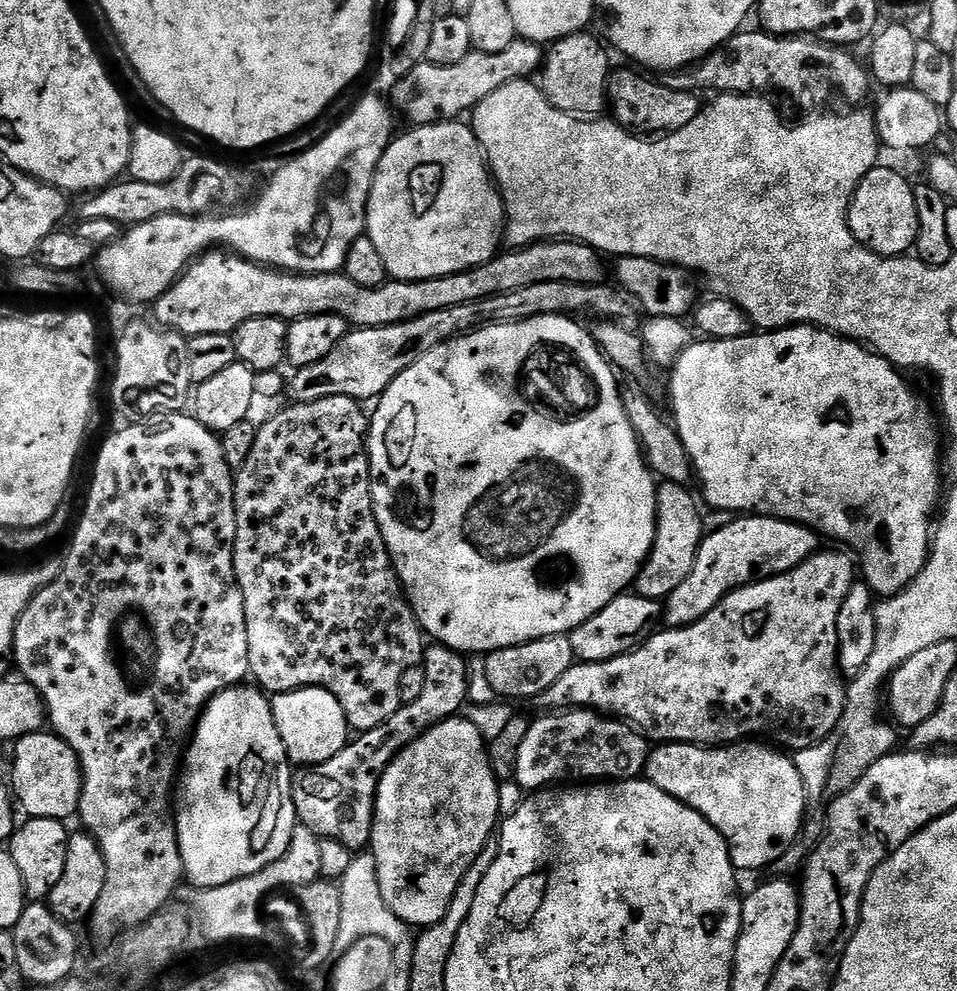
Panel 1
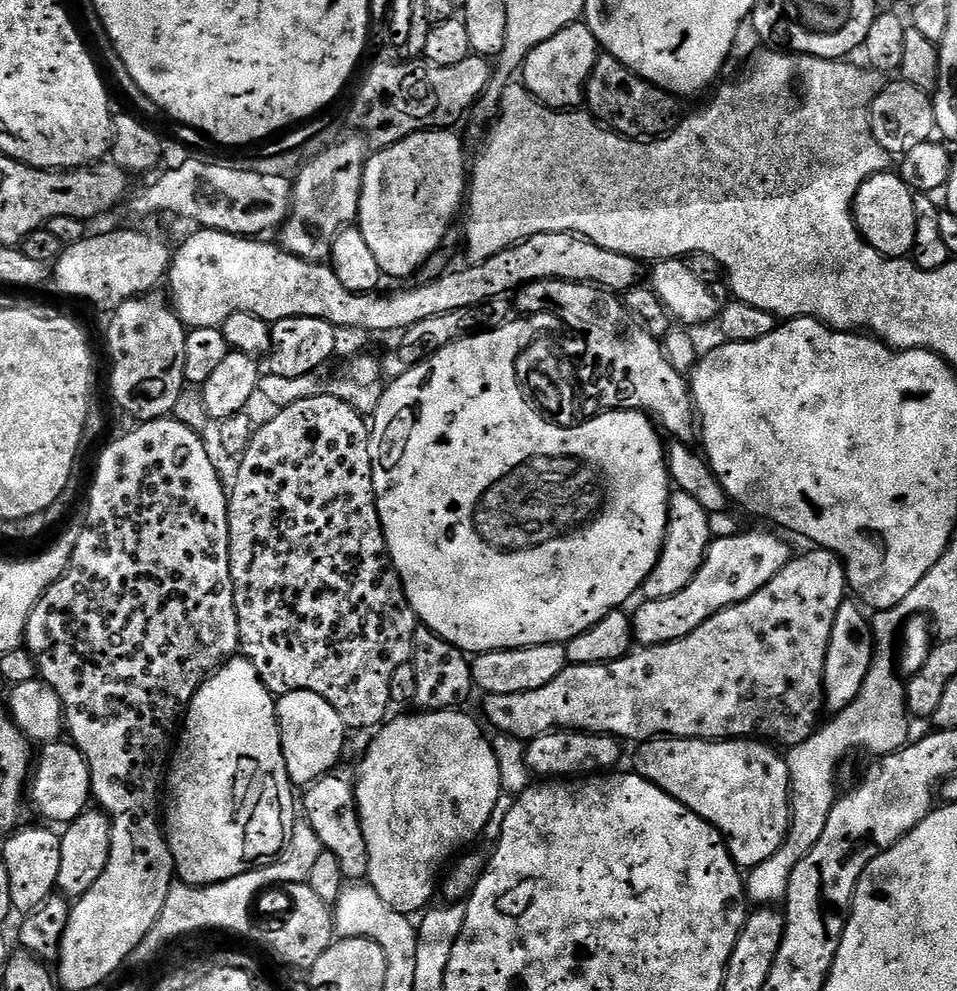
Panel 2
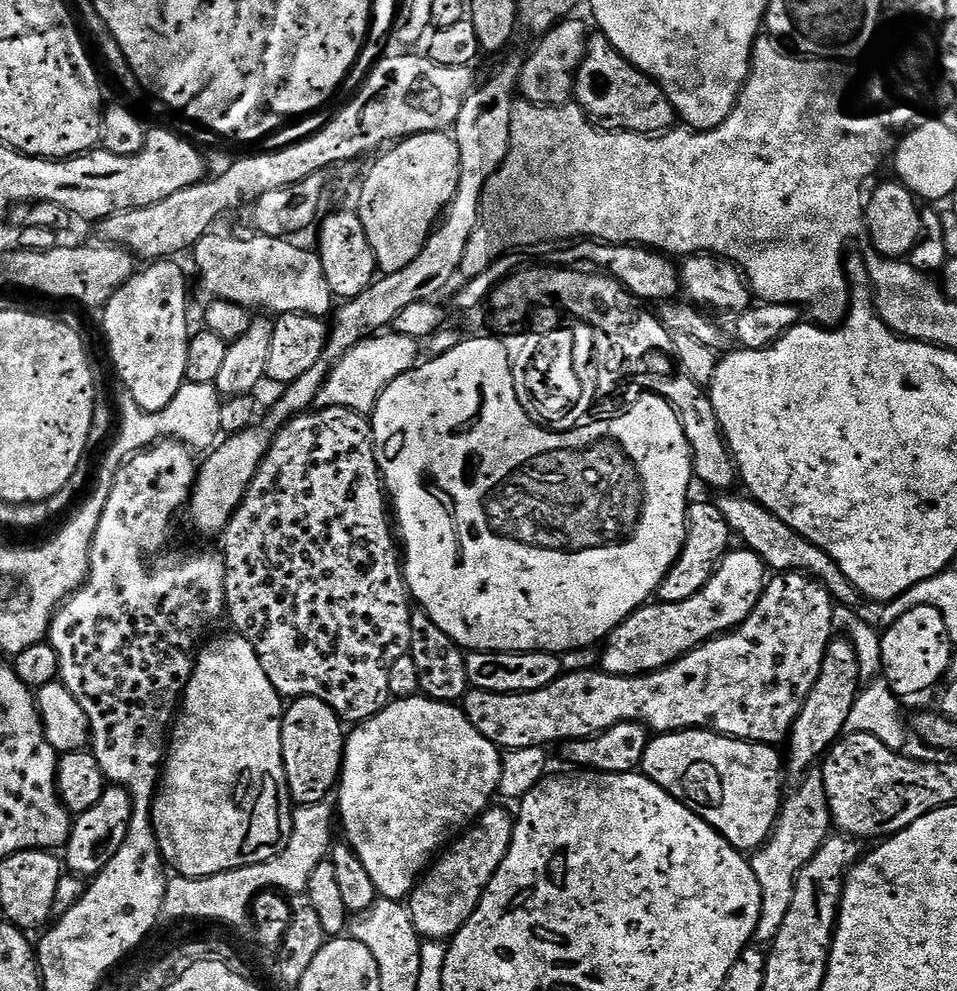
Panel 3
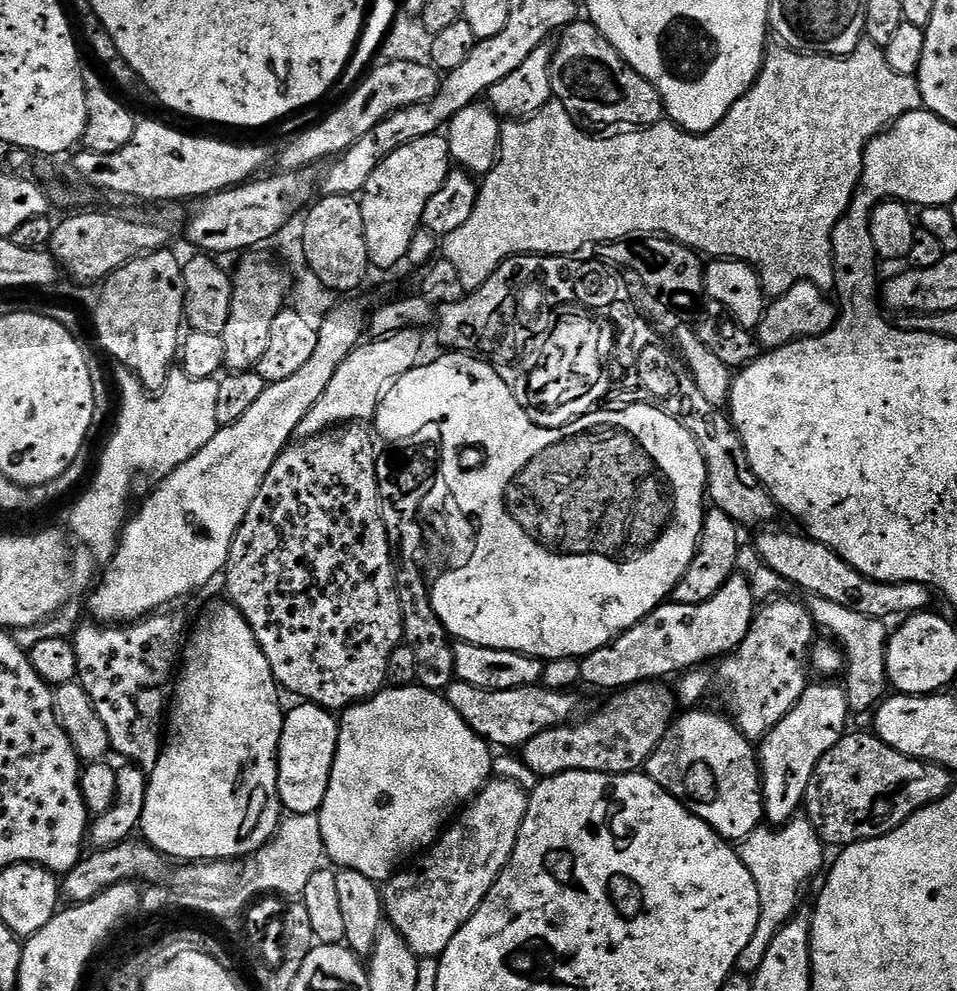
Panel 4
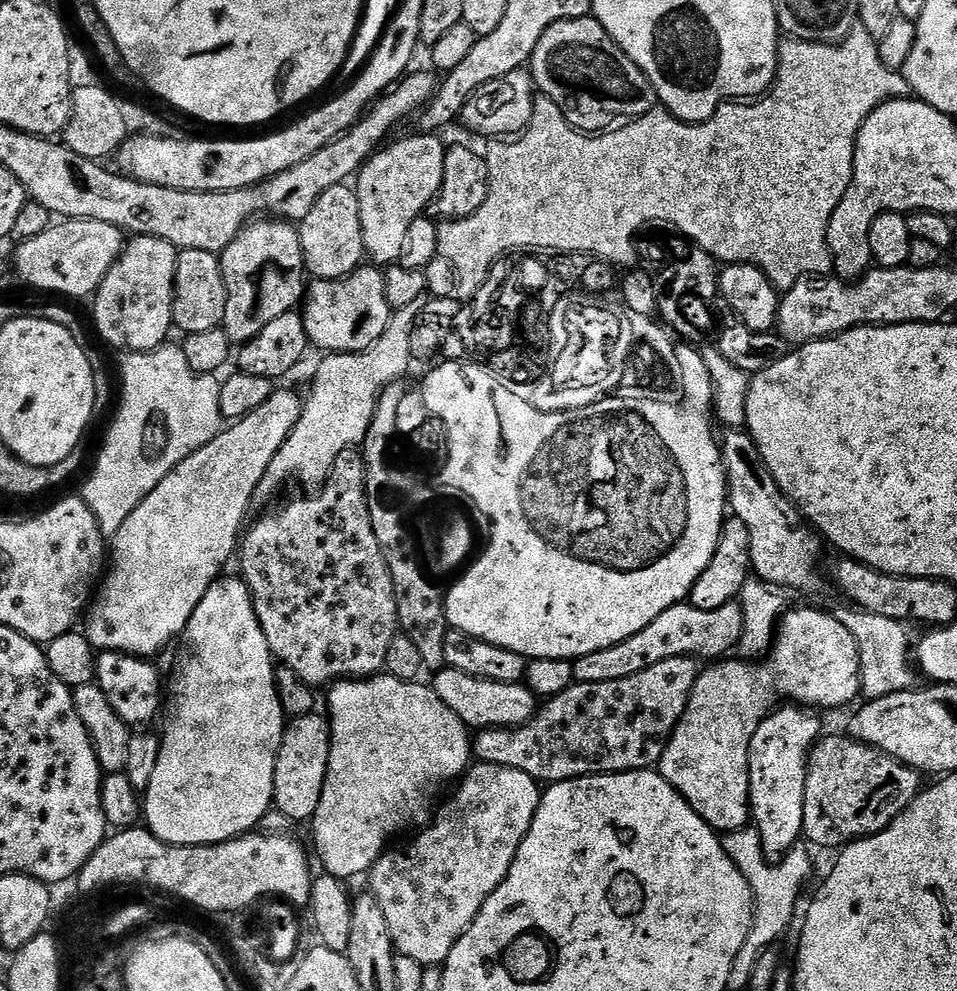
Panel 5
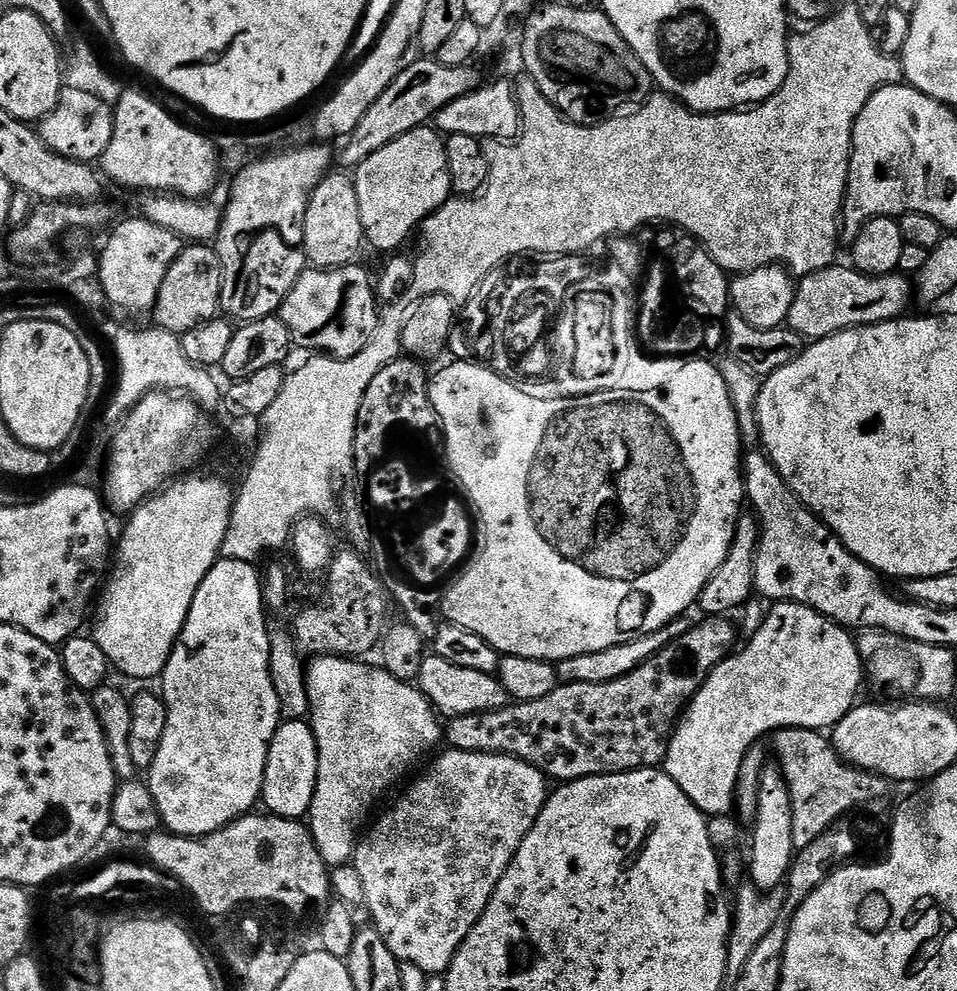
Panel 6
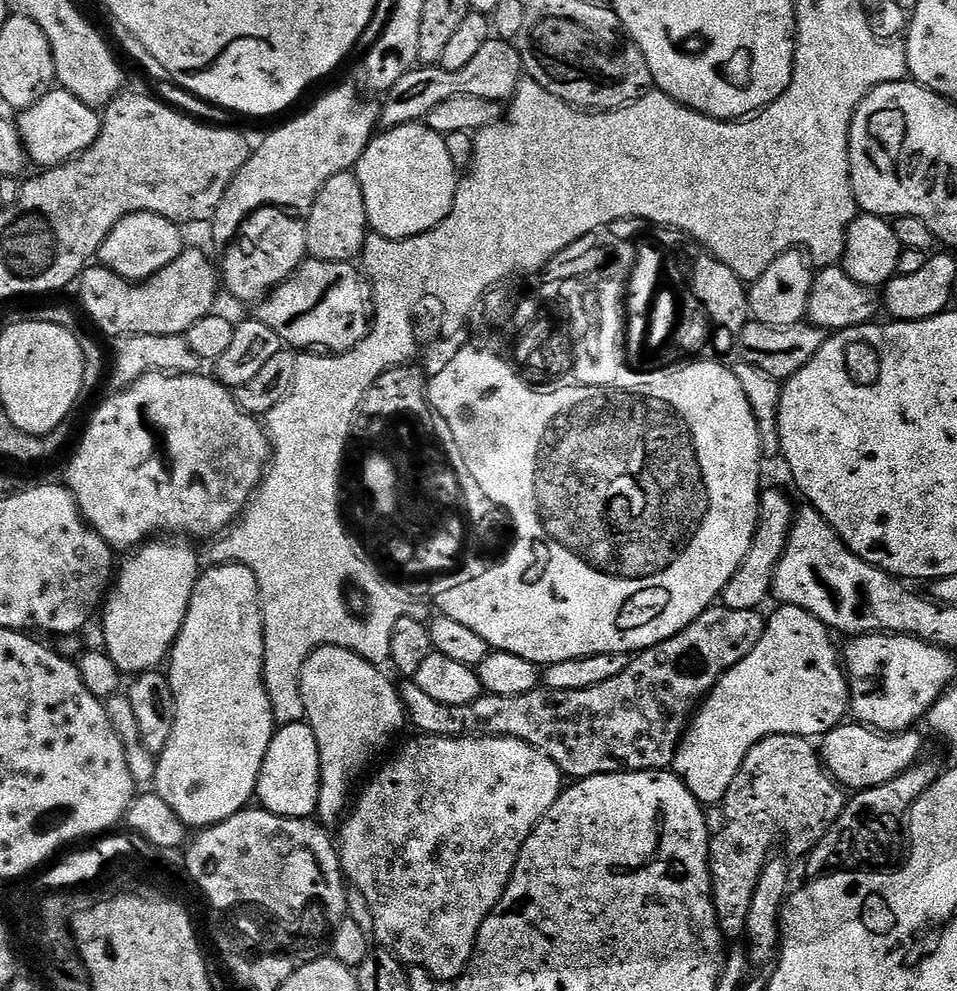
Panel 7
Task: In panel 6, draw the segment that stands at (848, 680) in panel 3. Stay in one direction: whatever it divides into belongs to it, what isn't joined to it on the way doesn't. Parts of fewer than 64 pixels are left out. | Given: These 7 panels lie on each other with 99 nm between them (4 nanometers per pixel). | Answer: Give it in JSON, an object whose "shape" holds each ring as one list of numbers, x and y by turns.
{"shape":[[765,767,760,775,760,789,756,814,752,824,752,861,747,861,746,870,751,876,751,883,759,888,761,893,772,894,776,887,783,885,788,879,788,871,792,859,798,851,794,842,794,806,788,784,780,773,779,767]]}

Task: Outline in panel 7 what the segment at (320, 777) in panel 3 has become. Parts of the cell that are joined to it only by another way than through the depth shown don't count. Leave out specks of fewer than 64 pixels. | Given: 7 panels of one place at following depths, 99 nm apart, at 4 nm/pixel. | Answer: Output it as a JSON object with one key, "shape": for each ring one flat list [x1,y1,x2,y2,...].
{"shape":[[306,722,279,725,272,733,272,741,262,762,256,783,255,799,259,807,286,818,307,820,316,816,320,789,320,755,318,738]]}

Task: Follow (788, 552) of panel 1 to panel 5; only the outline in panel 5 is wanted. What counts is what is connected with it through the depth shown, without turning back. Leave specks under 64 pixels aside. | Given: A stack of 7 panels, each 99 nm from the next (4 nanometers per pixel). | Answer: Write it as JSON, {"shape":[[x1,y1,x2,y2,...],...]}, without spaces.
{"shape":[[690,602,675,604,670,606,670,610,662,610,662,614,658,614,658,618,654,618,654,622,646,626,646,630,626,638,626,642,618,642,606,650,598,650,594,654,586,654,573,660,574,681,578,684,614,682,618,678,630,678,630,674,642,674,642,670,657,662,666,662,666,658,727,657,739,642,742,622,742,610,736,602,718,606,718,610,698,610]]}

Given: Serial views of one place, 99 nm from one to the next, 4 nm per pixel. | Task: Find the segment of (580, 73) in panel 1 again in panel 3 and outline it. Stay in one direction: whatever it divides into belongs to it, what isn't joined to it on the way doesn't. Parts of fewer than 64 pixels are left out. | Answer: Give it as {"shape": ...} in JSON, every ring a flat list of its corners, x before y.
{"shape":[[564,18,552,25,547,32,539,37,540,45,526,56,520,71,518,92,532,104,545,106,563,106,573,99,576,71,584,60,586,45,590,32,584,29,584,24,576,18]]}

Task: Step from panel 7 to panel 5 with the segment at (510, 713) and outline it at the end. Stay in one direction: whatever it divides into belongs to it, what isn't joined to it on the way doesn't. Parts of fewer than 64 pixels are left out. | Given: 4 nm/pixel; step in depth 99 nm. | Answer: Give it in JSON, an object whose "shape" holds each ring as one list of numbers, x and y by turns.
{"shape":[[679,656,657,662,642,674,618,678,614,682,573,682,562,694,547,697,537,707,536,715,517,728,481,728,472,740,472,755,479,763,522,770,541,785,577,780,583,776,606,776,610,772,643,772,659,765,672,731,678,726,690,694,702,668,693,657]]}

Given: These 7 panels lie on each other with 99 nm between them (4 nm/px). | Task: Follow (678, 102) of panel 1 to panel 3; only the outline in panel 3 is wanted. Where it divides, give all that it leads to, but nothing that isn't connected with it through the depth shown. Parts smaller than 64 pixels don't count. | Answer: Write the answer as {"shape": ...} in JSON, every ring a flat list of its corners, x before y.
{"shape":[[593,35,586,45,584,60,576,71,574,100,589,117,609,120,620,130,641,134,663,134,677,123,672,103,660,89,659,83,632,65,617,52,604,36]]}

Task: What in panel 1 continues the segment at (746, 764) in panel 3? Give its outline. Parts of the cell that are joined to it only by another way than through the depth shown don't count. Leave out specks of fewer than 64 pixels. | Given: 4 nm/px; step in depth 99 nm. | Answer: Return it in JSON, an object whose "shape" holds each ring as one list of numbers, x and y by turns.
{"shape":[[737,742,731,746,661,743,648,753,647,780,658,786,658,790,681,800,710,821,728,844,732,864,741,873,756,872,771,864,772,867,779,865,780,859,802,836,806,824,804,811,810,808,808,791,802,782,802,774,798,774,795,759,775,747,767,748,764,744,767,743]]}

